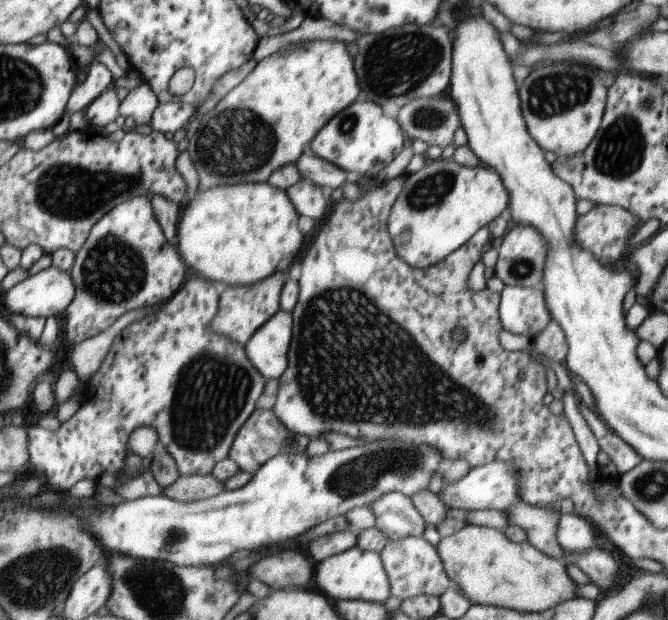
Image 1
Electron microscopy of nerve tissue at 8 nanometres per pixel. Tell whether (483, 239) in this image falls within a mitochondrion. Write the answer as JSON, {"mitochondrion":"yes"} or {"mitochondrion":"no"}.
{"mitochondrion":"no"}

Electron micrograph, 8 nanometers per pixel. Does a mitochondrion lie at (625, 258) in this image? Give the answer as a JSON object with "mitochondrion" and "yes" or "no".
{"mitochondrion":"no"}

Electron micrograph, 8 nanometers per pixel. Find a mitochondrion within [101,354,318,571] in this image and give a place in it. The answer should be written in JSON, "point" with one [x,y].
{"point":[172,537]}

